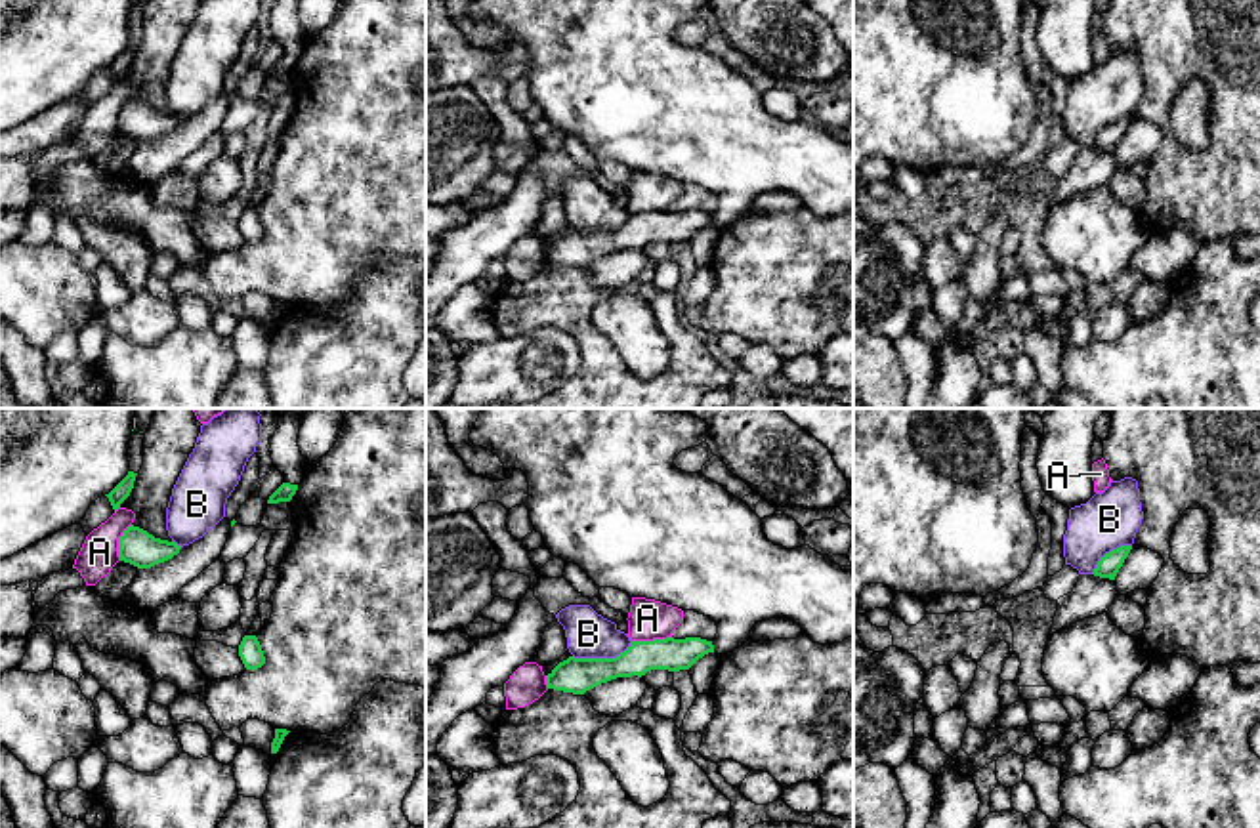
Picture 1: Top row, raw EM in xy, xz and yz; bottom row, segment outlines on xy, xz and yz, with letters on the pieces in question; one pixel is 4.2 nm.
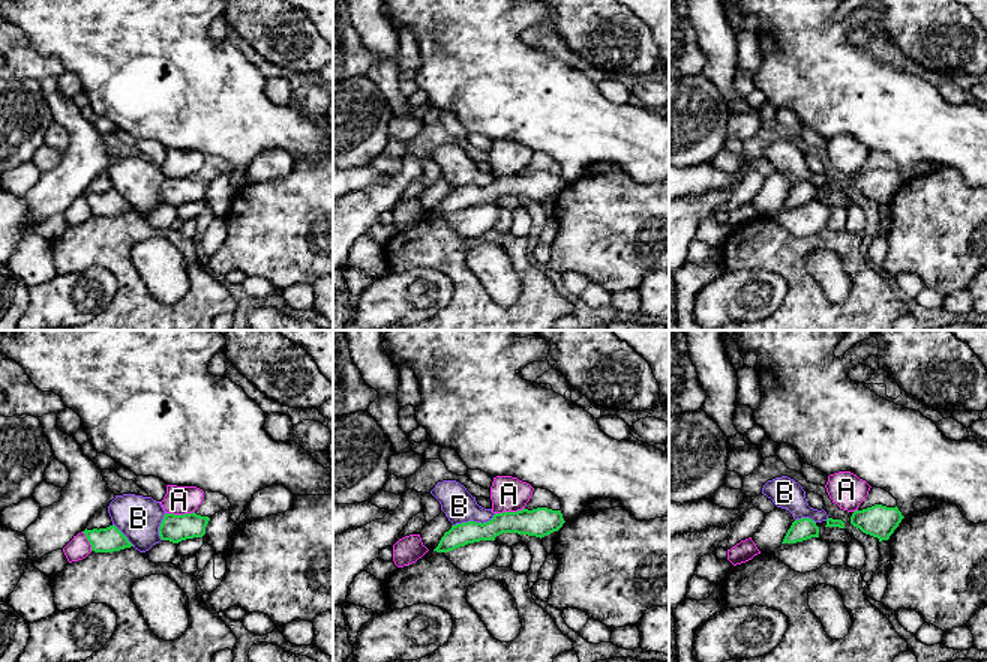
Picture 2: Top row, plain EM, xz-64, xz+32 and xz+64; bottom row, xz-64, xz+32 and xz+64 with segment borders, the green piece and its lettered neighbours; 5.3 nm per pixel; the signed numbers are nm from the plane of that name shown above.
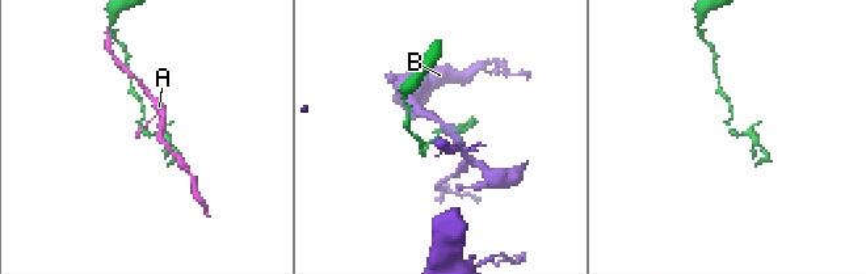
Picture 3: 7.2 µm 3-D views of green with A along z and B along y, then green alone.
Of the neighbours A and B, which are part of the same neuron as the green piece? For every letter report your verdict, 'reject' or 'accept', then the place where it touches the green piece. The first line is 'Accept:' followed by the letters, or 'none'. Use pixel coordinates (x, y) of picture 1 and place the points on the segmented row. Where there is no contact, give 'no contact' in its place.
Accept: none
A: reject; contact xz (653, 640)
B: reject; contact xz (602, 659)

